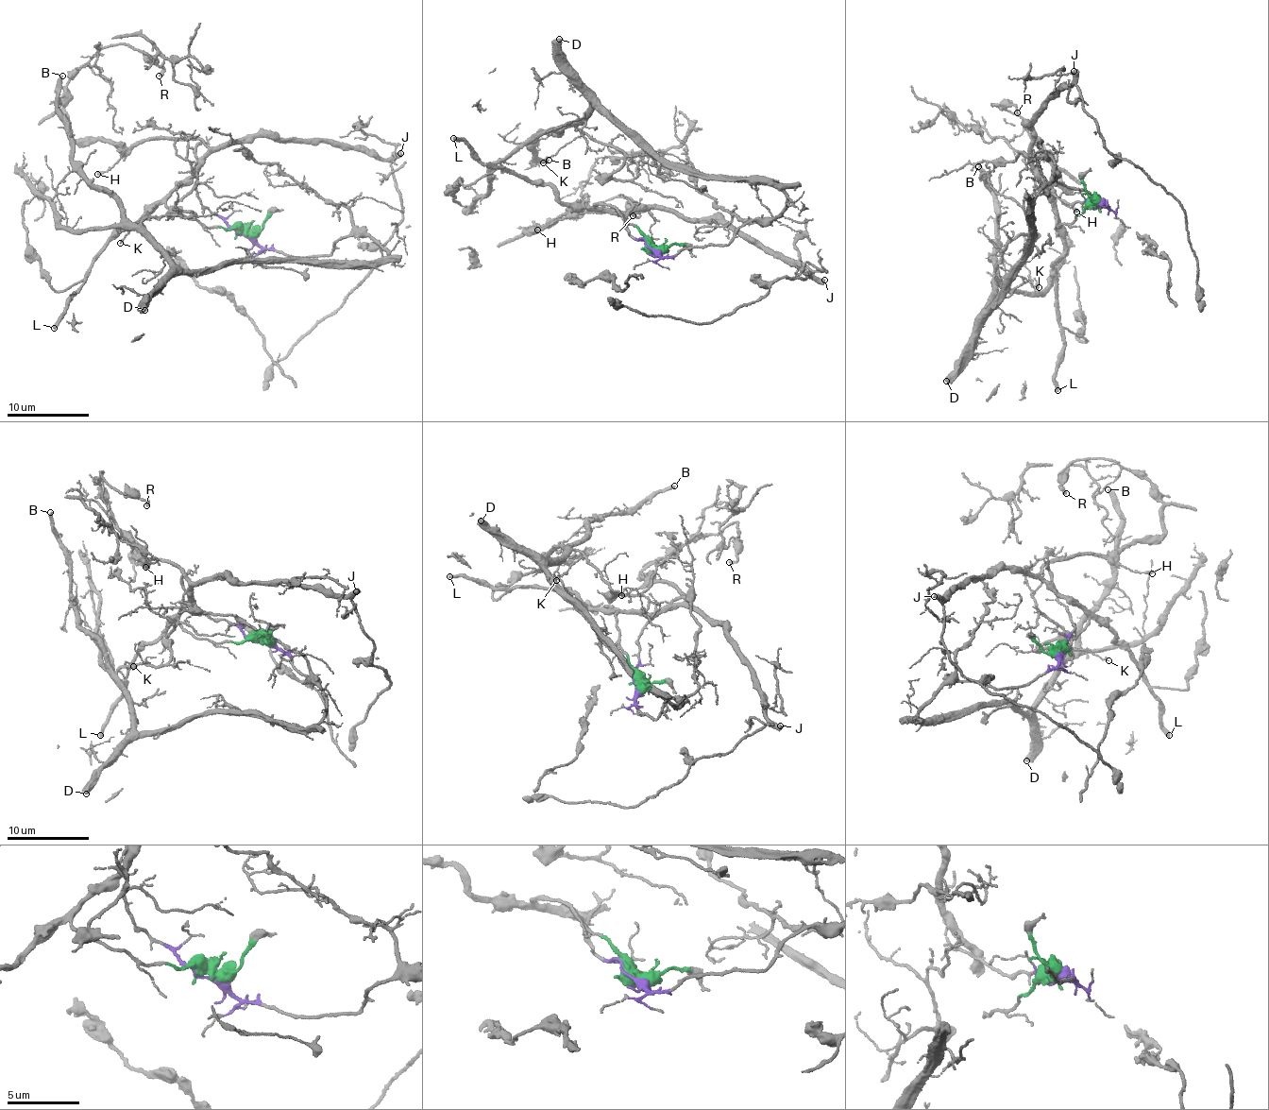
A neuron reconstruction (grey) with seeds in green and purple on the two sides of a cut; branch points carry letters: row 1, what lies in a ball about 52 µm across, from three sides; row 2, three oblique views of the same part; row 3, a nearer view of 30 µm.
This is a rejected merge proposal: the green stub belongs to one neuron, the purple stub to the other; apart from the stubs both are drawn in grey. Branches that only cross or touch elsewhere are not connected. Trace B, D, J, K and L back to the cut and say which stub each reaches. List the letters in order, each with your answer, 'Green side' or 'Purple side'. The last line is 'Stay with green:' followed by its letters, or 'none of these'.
B: Purple side
D: Purple side
J: Green side
K: Purple side
L: Green side
Stay with green: J, L

